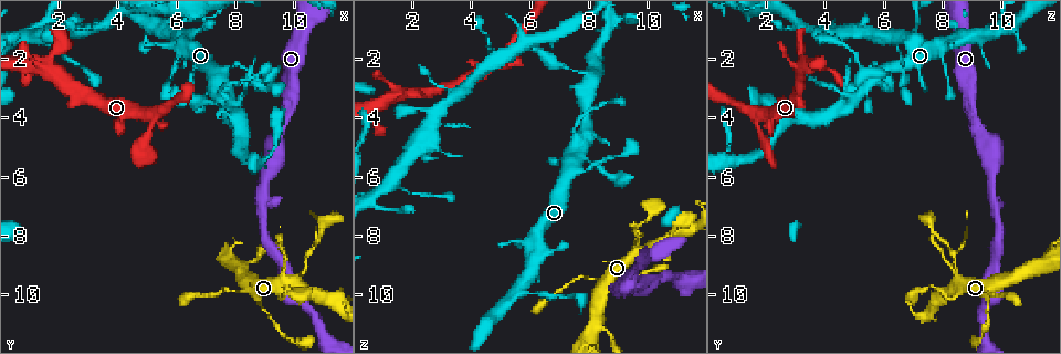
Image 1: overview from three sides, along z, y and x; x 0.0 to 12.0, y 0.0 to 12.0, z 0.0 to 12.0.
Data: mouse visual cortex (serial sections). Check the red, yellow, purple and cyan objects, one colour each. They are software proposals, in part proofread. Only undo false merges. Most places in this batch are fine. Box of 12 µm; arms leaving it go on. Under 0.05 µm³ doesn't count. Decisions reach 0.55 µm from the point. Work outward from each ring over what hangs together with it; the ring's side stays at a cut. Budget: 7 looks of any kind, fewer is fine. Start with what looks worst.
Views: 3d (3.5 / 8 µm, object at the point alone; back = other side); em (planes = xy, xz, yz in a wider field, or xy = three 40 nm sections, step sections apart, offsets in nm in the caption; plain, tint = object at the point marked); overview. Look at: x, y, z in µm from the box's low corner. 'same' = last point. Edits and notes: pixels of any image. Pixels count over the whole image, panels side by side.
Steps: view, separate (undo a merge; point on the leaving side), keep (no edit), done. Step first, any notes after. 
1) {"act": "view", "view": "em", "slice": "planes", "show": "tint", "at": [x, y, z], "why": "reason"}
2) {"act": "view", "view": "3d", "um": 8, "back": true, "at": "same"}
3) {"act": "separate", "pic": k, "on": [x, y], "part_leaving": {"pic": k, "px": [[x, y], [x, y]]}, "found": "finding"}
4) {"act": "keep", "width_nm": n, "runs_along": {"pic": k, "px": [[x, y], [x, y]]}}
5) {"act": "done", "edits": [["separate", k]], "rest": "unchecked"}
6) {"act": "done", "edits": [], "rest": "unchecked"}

{"act": "view", "view": "3d", "um": 8, "back": true, "at": [5.7, 1.0, 9.9]}

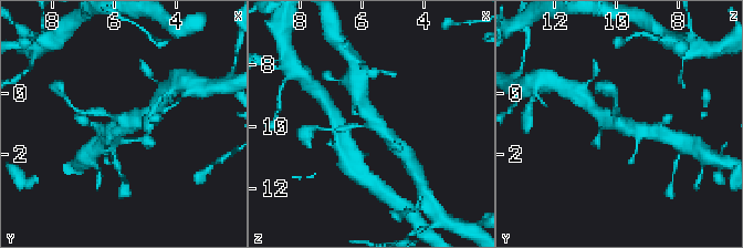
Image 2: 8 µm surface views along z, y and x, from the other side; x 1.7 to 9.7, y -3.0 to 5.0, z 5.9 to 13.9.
{"act": "view", "view": "3d", "um": 3.5, "at": [5.7, 1.0, 9.8], "why": "closer look"}

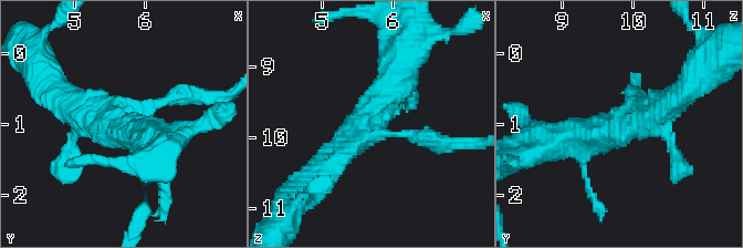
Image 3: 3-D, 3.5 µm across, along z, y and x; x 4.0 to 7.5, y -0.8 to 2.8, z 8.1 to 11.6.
{"act": "view", "view": "em", "slice": "xy", "step": 1, "show": "tint", "at": [5.70, 1.05, 9.85]}

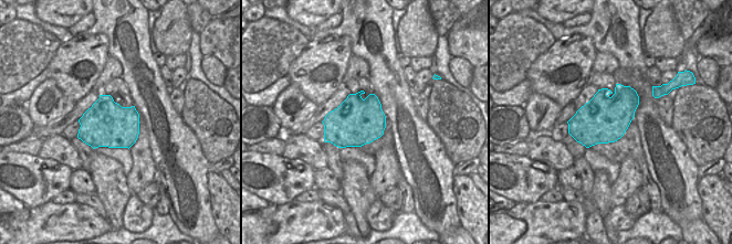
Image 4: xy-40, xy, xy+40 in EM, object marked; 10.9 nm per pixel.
{"act": "keep", "arms": 3, "arm_widths_nm": [150, 400, 450], "runs_along": {"pic": 3, "px": [[404, 69], [370, 127], [320, 176]]}, "found": "one cell here"}

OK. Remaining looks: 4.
{"act": "view", "view": "3d", "um": 3.5, "at": [8.8, 5.5, 0.7], "why": "three arms meet"}

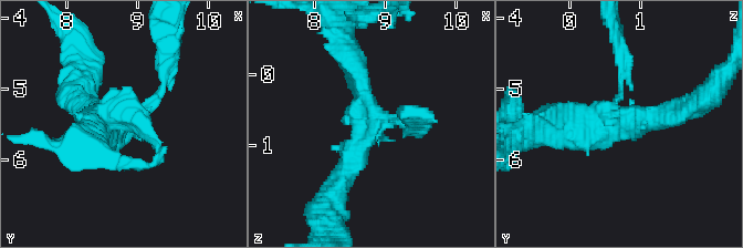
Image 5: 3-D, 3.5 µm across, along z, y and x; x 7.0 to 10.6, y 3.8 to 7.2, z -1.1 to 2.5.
{"act": "view", "view": "em", "slice": "xy", "step": 3, "show": "tint", "at": [8.85, 5.50, 0.80], "arms": 3, "arm_widths_nm": [100, 250, 300]}

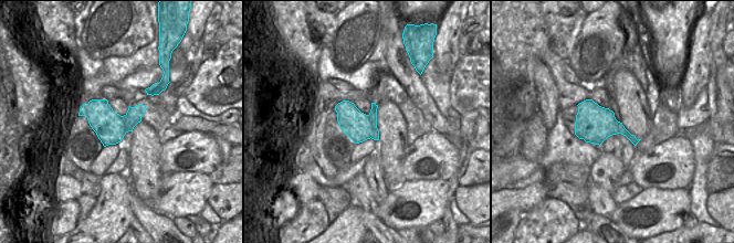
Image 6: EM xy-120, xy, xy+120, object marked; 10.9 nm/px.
{"act": "keep", "runs_along": {"pic": 5, "px": [[681, 110], [585, 126], [574, 147]]}, "found": "continuous, no second cell"}

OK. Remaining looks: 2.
{"act": "view", "view": "3d", "um": 3.5, "at": [9.4, 4.8, 9.4], "why": "a fork"}

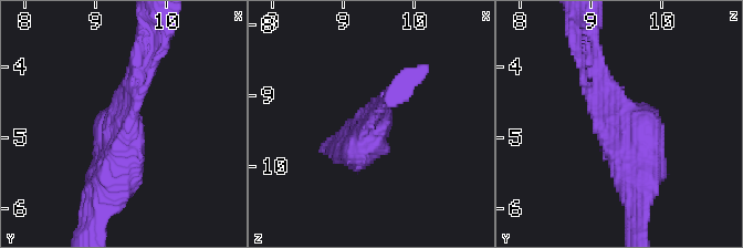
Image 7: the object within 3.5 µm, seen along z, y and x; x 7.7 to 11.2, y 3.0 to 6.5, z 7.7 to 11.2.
{"act": "view", "view": "em", "slice": "xy", "step": 1, "show": "tint", "at": [9.45, 4.85, 9.40]}

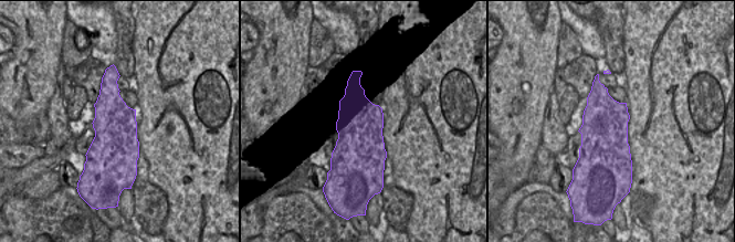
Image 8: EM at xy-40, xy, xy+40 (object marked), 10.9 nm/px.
{"act": "keep", "runs_along": {"pic": 7, "px": [[592, 64], [637, 189]]}, "found": "one cell here"}

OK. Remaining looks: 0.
{"act": "done", "edits": [], "rest": "unchecked"}

